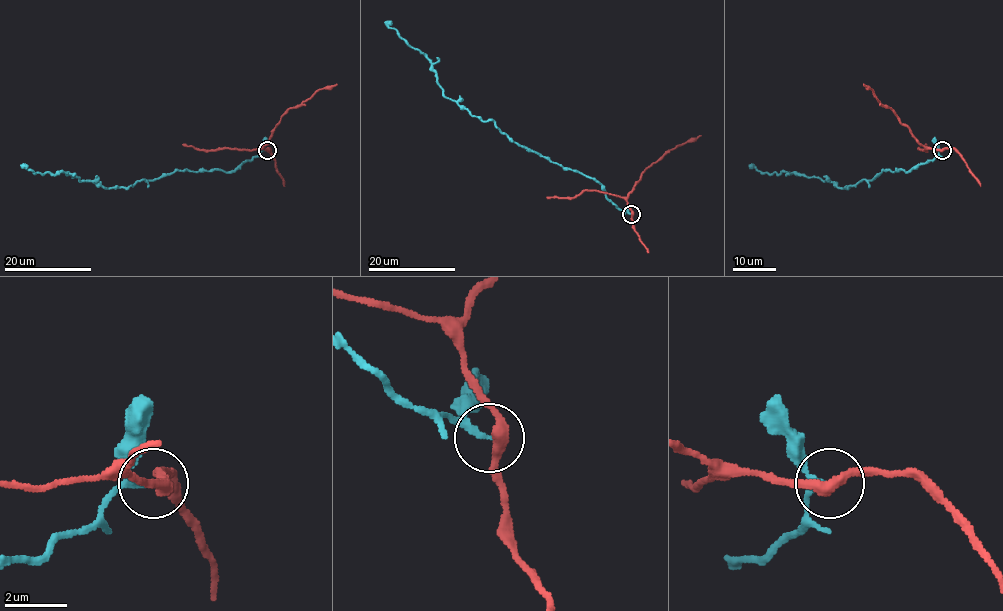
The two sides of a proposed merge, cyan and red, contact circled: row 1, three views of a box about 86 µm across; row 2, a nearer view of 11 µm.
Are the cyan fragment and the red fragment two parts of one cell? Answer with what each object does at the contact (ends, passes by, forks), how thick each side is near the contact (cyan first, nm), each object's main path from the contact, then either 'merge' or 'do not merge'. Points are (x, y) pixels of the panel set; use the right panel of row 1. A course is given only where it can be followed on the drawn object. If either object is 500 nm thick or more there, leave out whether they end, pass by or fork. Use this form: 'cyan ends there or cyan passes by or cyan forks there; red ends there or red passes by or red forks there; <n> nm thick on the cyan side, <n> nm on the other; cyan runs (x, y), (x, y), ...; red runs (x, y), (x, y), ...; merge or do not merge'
cyan passes by; red passes by; 160 nm thick on the cyan side, 360 nm on the other; cyan runs (942, 150), (933, 160), (906, 171), (884, 170), (873, 179), (844, 188), (815, 177), (760, 173), (748, 166); red runs (942, 150), (925, 147), (891, 109), (885, 107), (863, 84); do not merge

